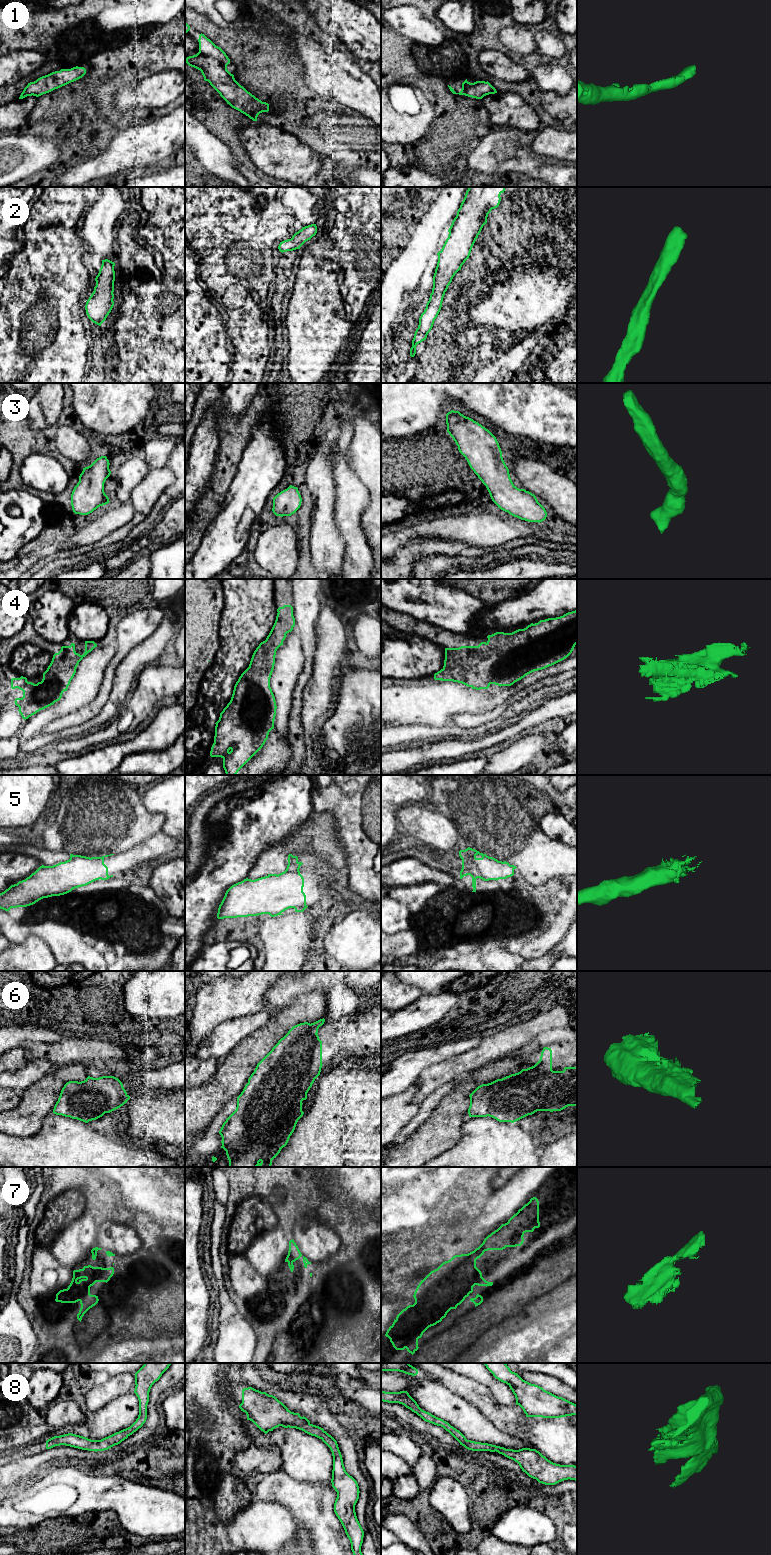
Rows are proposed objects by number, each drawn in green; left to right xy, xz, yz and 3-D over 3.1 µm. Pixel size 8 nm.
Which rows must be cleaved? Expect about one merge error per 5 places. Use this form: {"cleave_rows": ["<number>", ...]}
{"cleave_rows": []}

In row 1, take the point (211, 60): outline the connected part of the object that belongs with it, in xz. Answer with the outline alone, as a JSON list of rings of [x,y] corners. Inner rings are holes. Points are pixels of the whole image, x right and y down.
[[[202,33],[198,42],[199,52],[187,57],[185,62],[201,71],[204,80],[210,83],[227,104],[253,121],[257,121],[260,113],[269,111],[268,103],[248,92],[227,70],[230,59],[220,47]]]

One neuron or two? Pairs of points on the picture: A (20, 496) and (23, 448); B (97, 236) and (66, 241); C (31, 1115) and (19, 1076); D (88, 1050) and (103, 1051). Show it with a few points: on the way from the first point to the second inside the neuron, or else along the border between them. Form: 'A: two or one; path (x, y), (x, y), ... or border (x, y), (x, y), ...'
A: two; border (23, 487), (17, 490), (10, 490)
B: two; border (84, 216), (80, 236), (87, 249)
C: two; border (36, 1081), (20, 1094)
D: one; path (92, 1050), (99, 1050)

